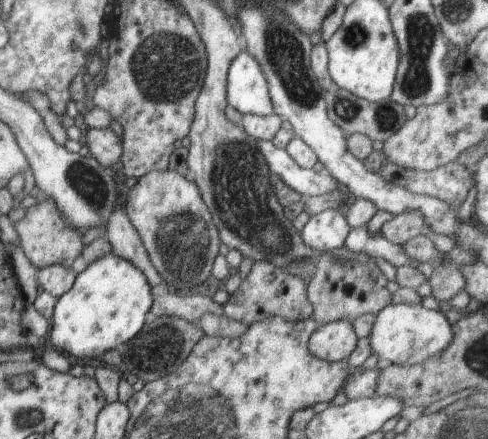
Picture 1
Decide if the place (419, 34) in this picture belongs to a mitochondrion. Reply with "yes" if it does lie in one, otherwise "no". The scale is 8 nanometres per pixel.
yes

